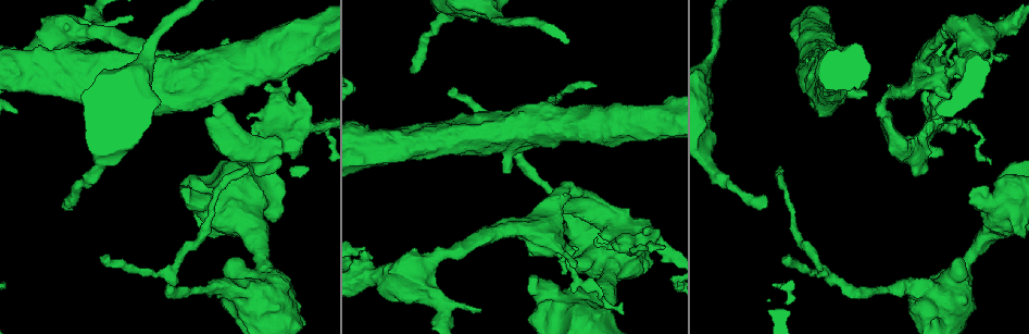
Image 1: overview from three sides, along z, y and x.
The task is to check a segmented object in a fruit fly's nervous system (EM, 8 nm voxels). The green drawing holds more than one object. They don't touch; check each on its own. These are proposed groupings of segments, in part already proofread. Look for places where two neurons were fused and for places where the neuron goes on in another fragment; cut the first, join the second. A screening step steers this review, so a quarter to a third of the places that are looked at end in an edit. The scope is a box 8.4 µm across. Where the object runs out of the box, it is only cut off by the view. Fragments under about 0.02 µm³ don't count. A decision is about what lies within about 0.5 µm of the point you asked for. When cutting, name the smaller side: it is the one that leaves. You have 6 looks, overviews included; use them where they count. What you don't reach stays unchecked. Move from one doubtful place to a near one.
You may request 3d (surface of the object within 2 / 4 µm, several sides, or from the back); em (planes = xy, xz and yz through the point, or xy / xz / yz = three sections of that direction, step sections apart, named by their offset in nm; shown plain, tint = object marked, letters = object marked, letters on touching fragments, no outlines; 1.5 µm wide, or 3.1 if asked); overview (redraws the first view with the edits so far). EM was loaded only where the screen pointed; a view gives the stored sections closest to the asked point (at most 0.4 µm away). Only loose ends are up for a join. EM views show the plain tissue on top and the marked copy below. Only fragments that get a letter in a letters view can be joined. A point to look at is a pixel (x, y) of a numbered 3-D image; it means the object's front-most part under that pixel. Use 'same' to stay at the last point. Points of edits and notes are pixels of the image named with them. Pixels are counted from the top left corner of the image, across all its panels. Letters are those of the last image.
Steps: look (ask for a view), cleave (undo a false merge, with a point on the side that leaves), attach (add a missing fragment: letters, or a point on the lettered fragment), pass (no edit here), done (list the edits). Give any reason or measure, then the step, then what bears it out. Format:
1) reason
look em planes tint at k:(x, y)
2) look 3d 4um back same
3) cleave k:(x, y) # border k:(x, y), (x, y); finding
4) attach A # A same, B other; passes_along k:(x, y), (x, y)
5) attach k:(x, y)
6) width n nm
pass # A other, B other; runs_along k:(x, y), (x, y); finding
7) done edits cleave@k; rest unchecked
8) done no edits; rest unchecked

branch stops here
look 3d 2um at 1:(529, 278)

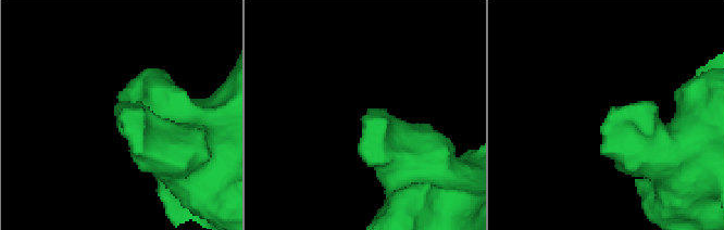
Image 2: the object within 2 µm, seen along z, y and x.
look em planes letters at 2:(609, 117)

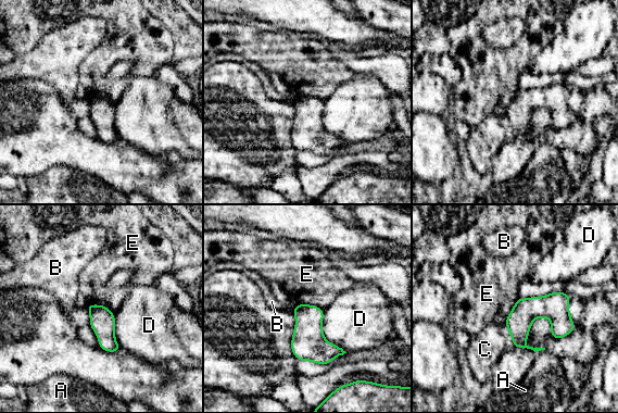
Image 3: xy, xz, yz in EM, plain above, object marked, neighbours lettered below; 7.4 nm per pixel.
pass # A other, B other, C other, D other, E other; border 3:(88, 303), (103, 304), (114, 315); no lettered fragment goes on from it

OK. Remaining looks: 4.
look 3d 4um at 1:(506, 170)

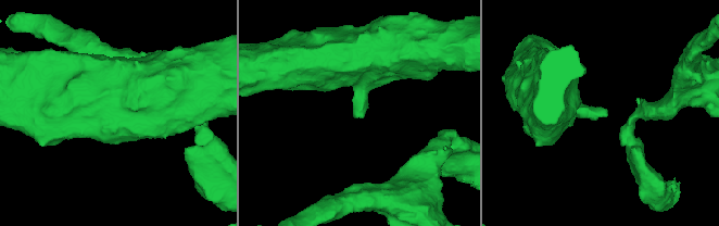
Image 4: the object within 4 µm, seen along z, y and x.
look em planes letters at 4:(357, 115)

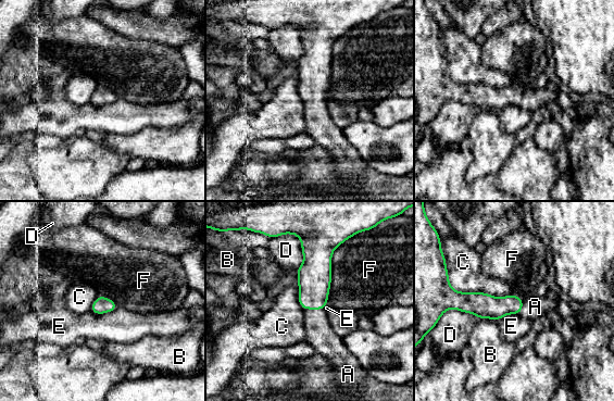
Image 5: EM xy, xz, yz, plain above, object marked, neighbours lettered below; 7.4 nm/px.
attach A # A same, B other, C other, D other, E other, F other; the neuron continues

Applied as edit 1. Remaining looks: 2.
look overview

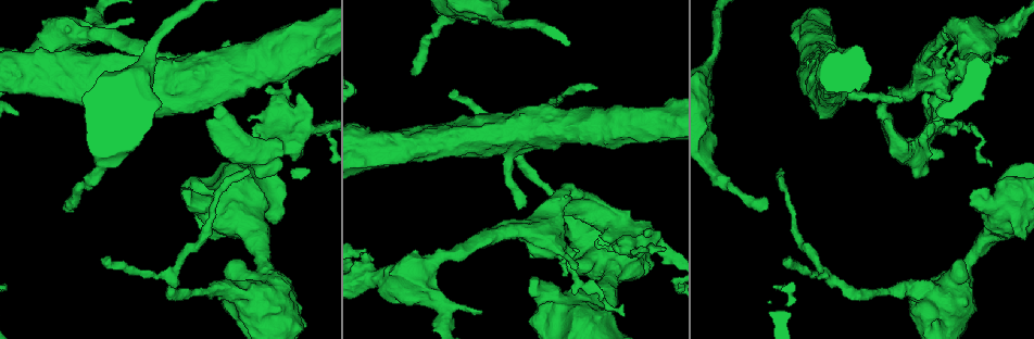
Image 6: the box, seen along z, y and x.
abrupt turn
look em planes letters at 6:(281, 110)

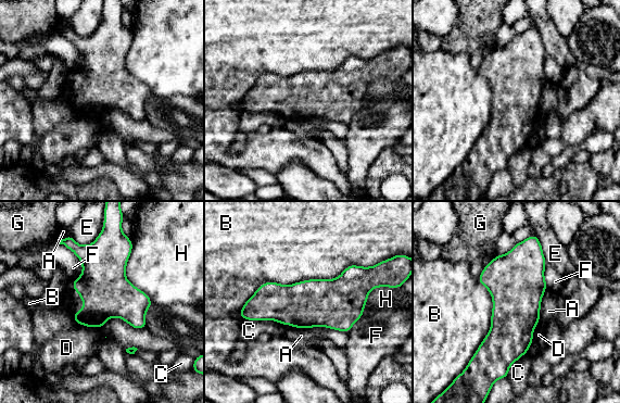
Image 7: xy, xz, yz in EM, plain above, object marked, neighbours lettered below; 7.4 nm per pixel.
pass # A other, B other, C other, D other, E other, F other, G other, H other; runs_along 7:(369, 284), (244, 315); all the same neuron

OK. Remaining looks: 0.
done edits attach@5; rest unchecked

